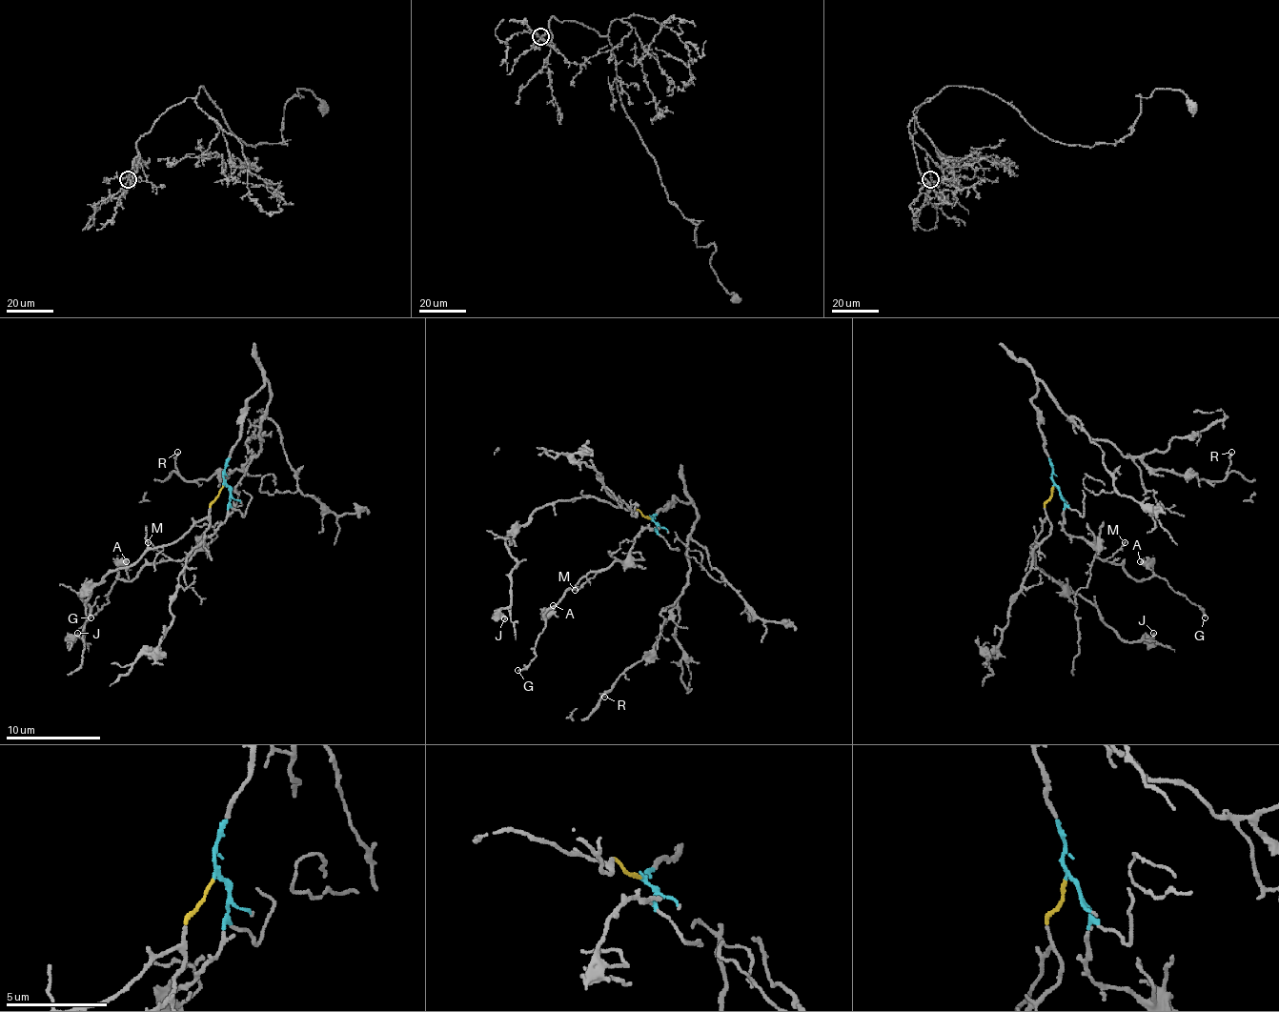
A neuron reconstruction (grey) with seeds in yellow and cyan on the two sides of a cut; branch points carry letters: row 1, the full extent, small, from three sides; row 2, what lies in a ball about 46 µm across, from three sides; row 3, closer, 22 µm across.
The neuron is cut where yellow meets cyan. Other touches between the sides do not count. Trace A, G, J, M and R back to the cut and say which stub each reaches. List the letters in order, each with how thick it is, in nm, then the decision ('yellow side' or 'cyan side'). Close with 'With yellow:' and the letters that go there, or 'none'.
A: 280 nm | cyan side
G: 140 nm | cyan side
J: 160 nm | yellow side
M: 110 nm | cyan side
R: 160 nm | cyan side
With yellow: J

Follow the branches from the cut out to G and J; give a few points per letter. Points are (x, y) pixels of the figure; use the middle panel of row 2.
G: (650, 519), (657, 526), (640, 534), (621, 562), (588, 572), (545, 614), (534, 659), (517, 671)
J: (650, 519), (596, 497), (543, 505), (505, 540), (517, 562), (510, 604), (498, 614), (505, 618)

